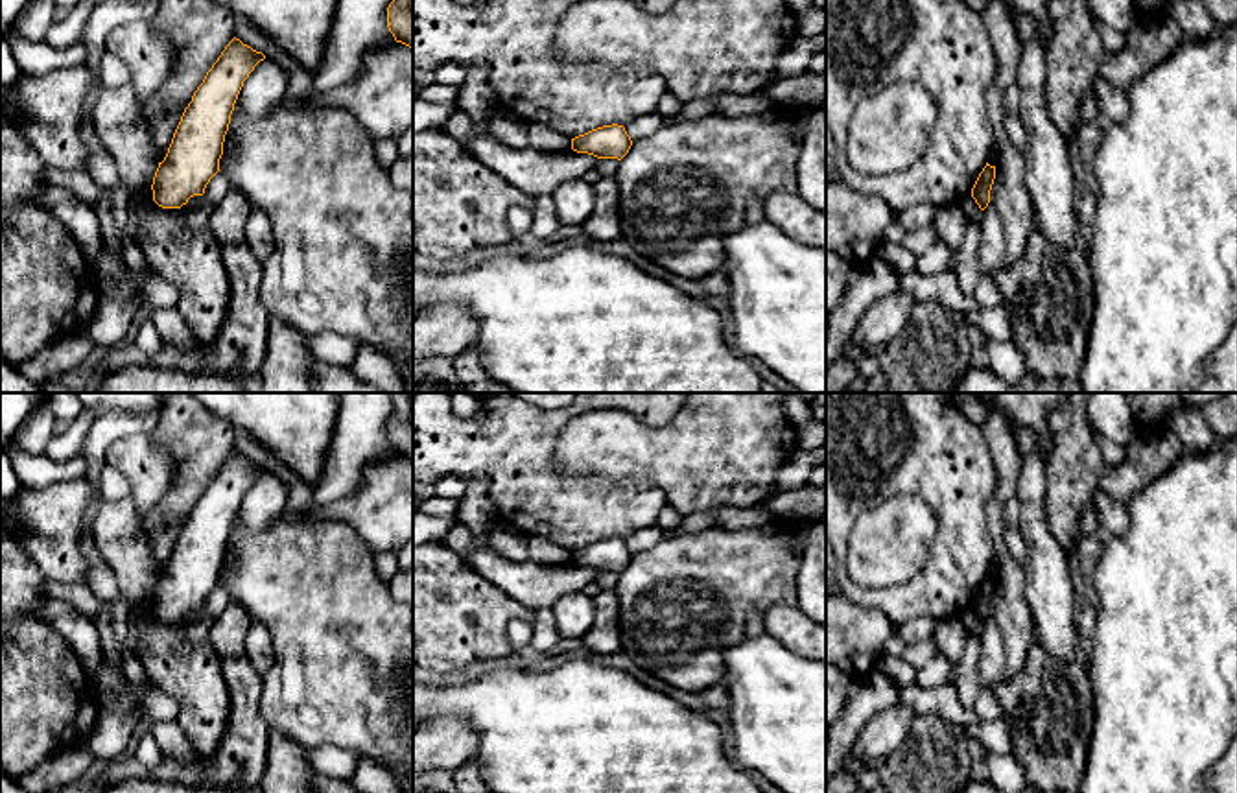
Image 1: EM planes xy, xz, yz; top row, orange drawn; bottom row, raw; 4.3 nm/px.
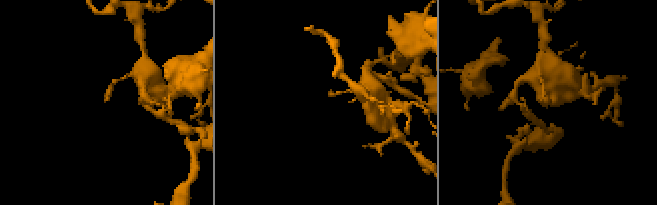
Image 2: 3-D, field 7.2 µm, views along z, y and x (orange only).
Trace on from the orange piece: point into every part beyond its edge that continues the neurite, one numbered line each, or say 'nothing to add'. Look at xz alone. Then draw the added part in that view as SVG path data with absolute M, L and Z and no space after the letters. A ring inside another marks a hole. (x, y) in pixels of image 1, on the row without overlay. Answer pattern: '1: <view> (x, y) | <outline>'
nothing to add

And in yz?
nothing to add

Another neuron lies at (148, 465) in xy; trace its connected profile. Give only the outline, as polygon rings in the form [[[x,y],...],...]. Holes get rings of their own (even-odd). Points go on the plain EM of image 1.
[[[135,433],[112,443],[105,452],[105,465],[120,470],[131,483],[138,518],[157,509],[175,476],[171,452],[151,433]]]

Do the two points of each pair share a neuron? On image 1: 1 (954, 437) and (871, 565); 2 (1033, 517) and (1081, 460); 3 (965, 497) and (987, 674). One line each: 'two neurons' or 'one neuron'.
1: two neurons
2: two neurons
3: two neurons

